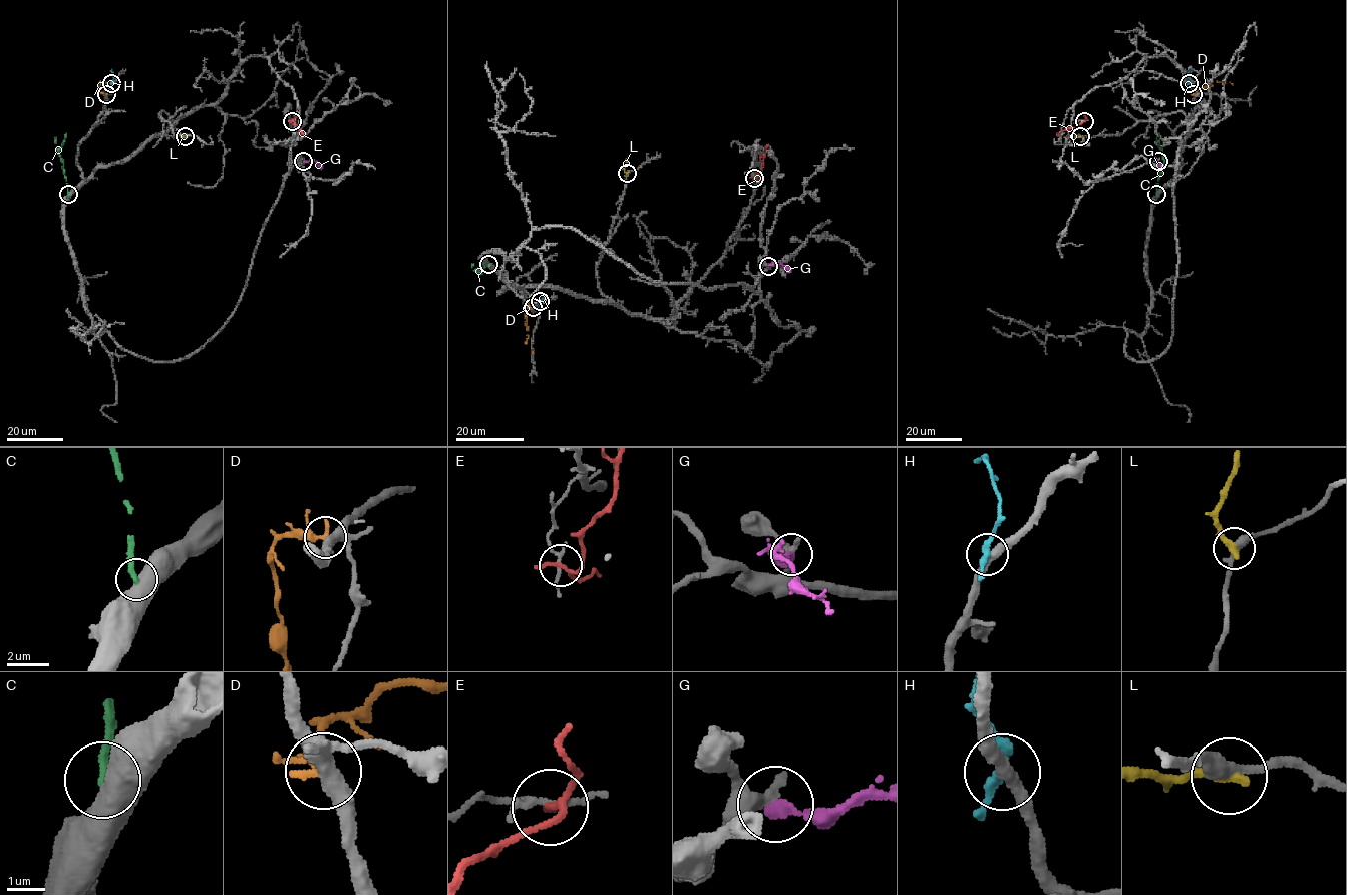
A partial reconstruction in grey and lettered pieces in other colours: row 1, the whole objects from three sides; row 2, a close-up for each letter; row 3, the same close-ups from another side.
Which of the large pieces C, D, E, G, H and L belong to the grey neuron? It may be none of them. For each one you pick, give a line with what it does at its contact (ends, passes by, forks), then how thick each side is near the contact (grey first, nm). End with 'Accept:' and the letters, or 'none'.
C: It ends there. Thickness 750 nm (grey) against 240 nm
Accept: C

